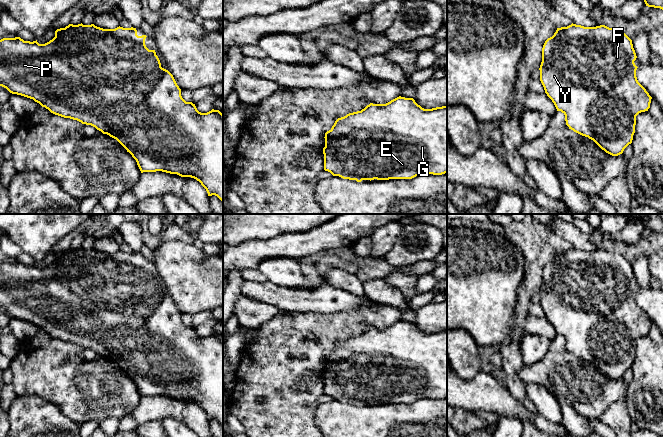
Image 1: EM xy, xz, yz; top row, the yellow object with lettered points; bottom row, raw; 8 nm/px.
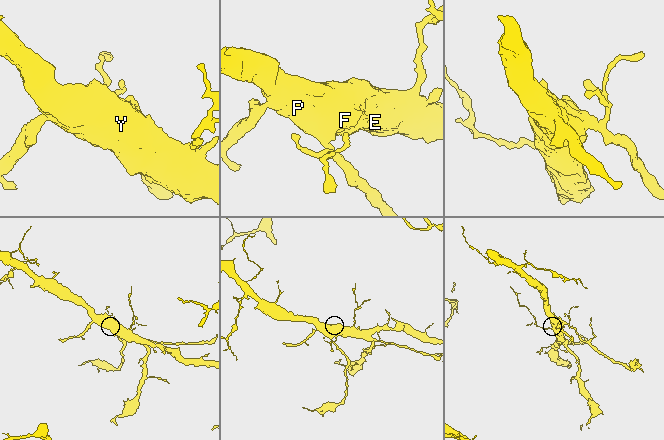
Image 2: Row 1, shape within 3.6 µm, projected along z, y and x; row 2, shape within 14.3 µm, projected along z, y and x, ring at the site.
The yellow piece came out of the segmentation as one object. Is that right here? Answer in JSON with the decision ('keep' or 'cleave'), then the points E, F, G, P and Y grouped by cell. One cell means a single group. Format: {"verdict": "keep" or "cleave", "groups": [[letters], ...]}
{"verdict": "keep", "groups": [["E", "F", "G", "P", "Y"]]}

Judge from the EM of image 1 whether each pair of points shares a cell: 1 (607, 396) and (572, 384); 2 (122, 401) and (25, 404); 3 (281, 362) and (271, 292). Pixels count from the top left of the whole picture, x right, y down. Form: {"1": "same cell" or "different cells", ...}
{"1": "same cell", "2": "different cells", "3": "different cells"}

